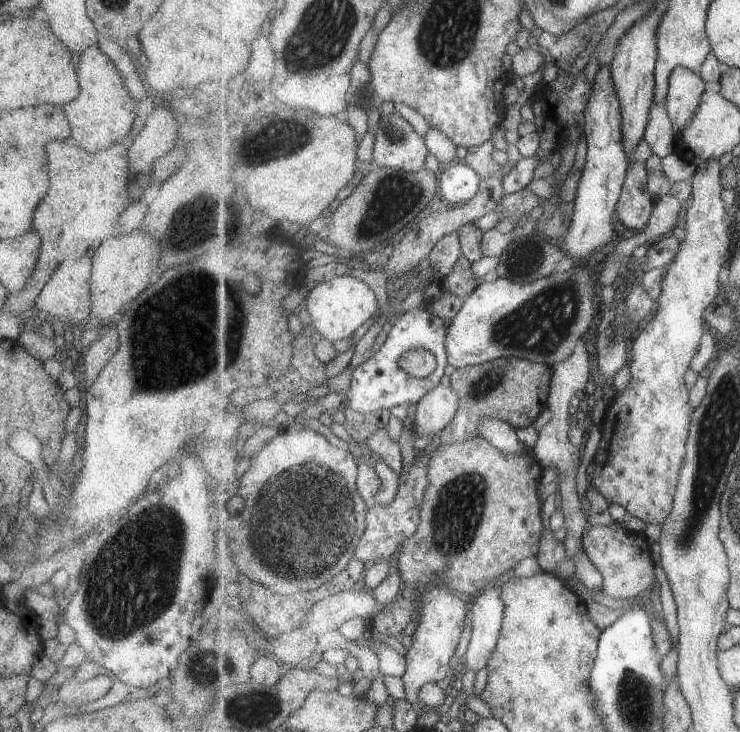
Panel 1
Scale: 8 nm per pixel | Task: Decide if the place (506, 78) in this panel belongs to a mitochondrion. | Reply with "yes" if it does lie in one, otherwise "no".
no

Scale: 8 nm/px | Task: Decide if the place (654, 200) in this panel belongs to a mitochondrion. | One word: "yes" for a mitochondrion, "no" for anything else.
no

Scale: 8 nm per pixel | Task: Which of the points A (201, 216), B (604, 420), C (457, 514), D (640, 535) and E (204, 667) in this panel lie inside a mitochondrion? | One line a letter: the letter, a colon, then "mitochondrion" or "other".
A: mitochondrion
B: other
C: mitochondrion
D: other
E: mitochondrion

